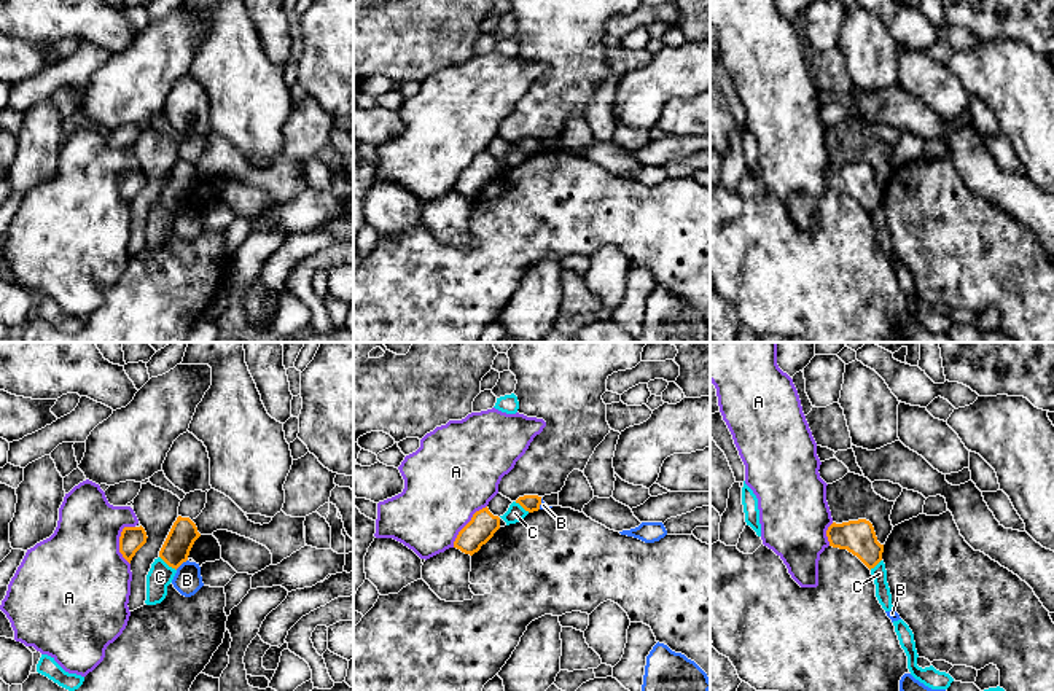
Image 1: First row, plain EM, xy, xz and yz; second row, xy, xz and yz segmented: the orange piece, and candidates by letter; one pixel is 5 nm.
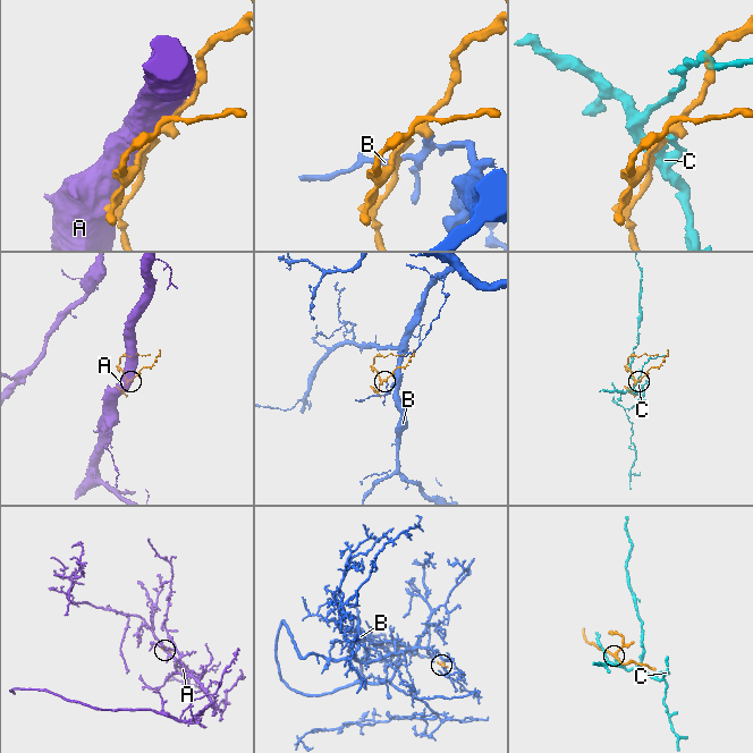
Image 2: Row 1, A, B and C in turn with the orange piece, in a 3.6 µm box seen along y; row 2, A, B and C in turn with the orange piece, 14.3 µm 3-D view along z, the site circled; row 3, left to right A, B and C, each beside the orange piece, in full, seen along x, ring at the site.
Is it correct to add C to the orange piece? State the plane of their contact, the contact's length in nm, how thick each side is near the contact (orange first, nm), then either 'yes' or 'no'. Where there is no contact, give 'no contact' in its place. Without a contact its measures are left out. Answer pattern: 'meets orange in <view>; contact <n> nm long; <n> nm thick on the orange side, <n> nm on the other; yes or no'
meets orange in xy; contact 120 nm long; 140 nm thick on the orange side, 120 nm on the other; yes

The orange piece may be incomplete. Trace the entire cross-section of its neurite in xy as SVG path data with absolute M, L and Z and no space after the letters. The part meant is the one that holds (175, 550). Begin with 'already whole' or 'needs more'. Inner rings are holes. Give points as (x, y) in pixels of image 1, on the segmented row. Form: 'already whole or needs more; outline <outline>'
needs more; outline M178 516L174 522L161 551L146 575L146 605L161 603L167 595L177 568L188 560L194 541L201 537L189 517Z

